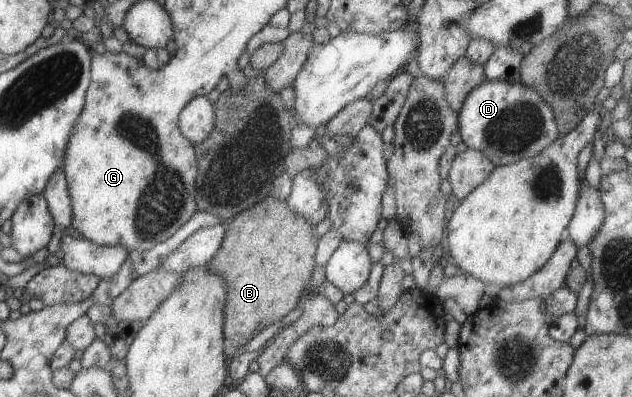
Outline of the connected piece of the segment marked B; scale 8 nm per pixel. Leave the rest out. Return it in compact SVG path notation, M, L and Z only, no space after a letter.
M271 195L235 215L226 222L225 236L217 254L208 264L208 268L219 273L227 285L226 307L224 310L224 338L228 345L240 347L250 342L265 327L281 320L298 305L300 296L307 291L313 268L314 256L319 238L313 231L315 225L289 208L287 200Z

